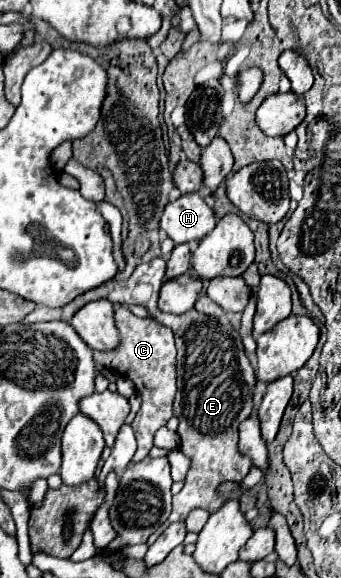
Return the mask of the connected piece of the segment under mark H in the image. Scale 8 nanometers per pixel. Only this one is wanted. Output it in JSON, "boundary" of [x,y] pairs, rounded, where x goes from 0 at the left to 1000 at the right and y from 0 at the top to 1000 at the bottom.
{"boundary":[[[587,334],[528,337],[516,348],[493,351],[469,382],[469,396],[510,420],[551,420],[563,413],[587,417],[628,396],[628,389],[628,365]]]}

